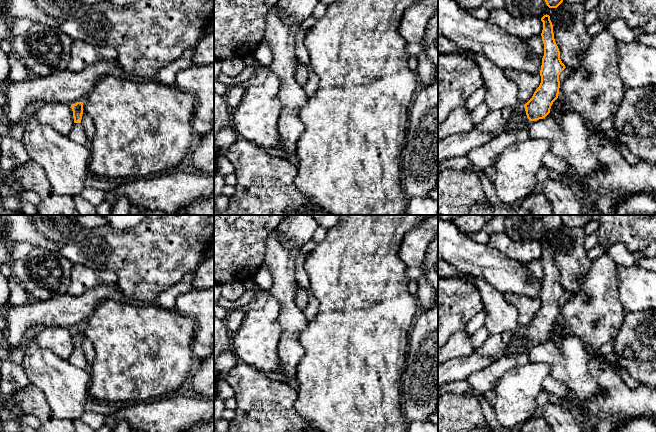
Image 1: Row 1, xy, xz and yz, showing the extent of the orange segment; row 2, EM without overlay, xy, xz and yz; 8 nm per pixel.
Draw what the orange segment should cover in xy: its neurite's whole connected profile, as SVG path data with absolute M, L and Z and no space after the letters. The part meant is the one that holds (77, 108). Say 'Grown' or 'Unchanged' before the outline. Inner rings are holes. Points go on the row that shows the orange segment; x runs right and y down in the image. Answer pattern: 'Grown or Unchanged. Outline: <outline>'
Grown. Outline: M77 102L76 104L72 104L73 118L74 118L74 126L69 134L69 138L74 142L88 145L87 139L85 136L84 128L81 124L82 114L83 114L83 103Z

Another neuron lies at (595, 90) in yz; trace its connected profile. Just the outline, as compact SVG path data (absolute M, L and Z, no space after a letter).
M605 29L592 37L588 49L580 55L580 66L560 83L558 98L591 125L599 125L614 115L623 100L626 88L620 78L616 46L619 40Z

